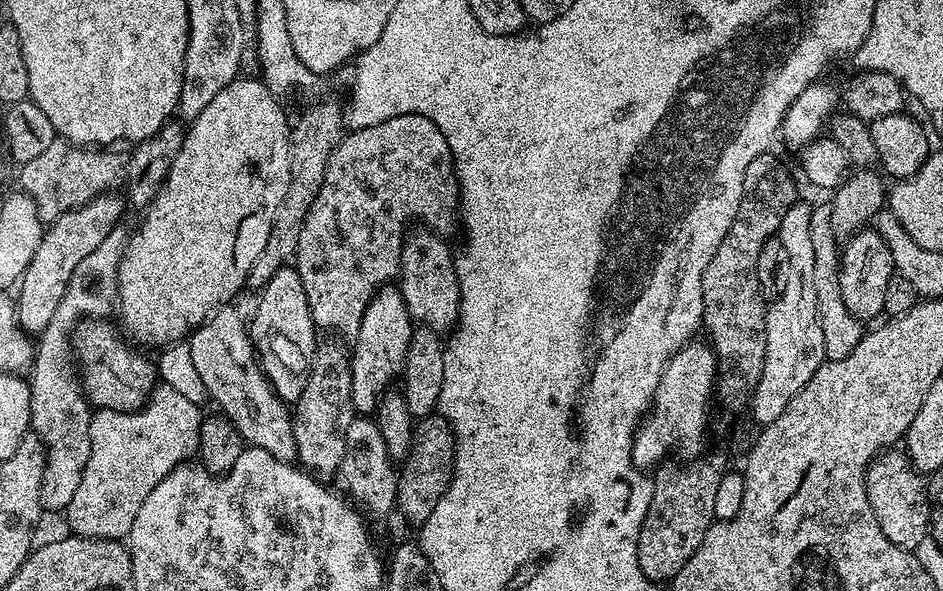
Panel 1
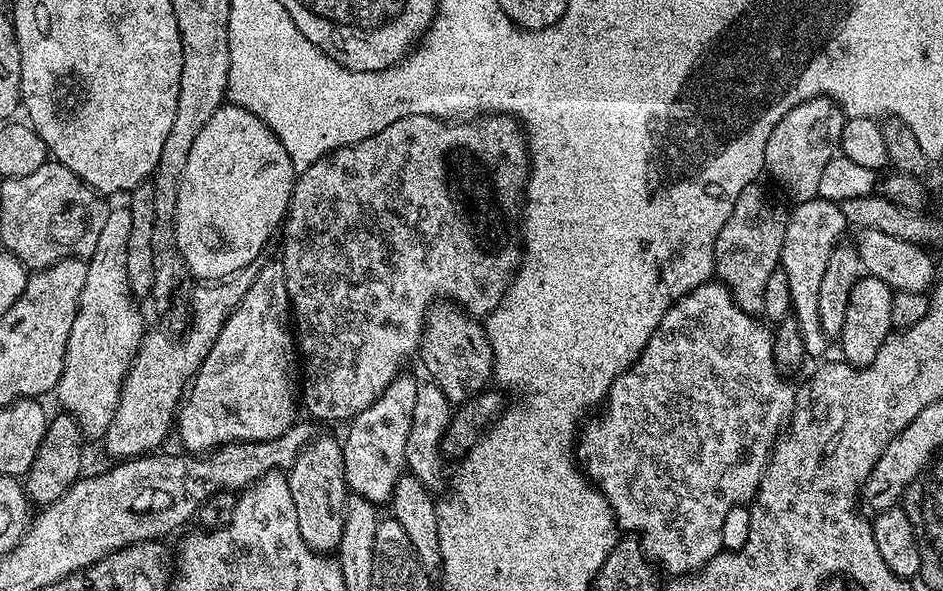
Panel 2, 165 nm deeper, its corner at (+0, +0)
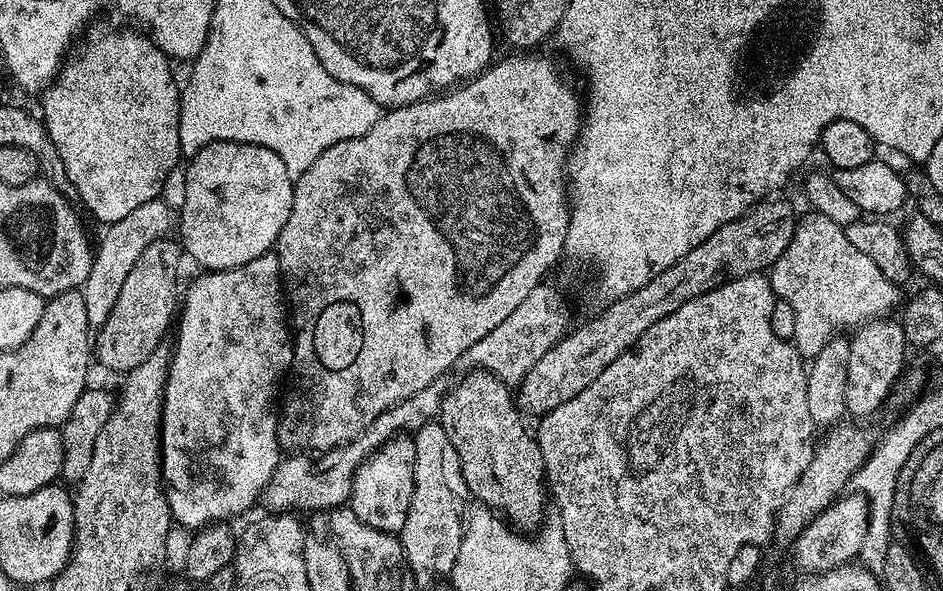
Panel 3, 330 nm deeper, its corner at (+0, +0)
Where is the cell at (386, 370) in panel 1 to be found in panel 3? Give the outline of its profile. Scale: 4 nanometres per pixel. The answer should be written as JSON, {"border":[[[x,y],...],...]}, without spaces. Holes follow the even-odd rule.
{"border":[[[401,434],[388,440],[381,448],[377,448],[354,474],[352,479],[352,498],[350,507],[354,514],[376,530],[399,534],[402,526],[406,526],[406,514],[410,514],[410,498],[414,494],[414,446],[415,439],[411,435]]]}

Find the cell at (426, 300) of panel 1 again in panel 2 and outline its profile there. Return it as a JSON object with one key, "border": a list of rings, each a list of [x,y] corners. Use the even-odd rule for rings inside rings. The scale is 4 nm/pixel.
{"border":[[[437,302],[428,309],[418,360],[428,371],[427,379],[446,394],[453,406],[463,404],[472,396],[479,396],[493,379],[492,347],[487,327],[477,317],[468,315],[460,305],[451,302]]]}

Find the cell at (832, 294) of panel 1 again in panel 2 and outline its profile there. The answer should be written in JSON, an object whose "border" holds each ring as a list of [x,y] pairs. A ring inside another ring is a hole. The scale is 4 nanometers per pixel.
{"border":[[[817,198],[797,203],[793,208],[788,212],[786,238],[782,242],[779,267],[786,274],[786,282],[790,282],[790,312],[798,322],[804,351],[809,357],[820,356],[830,348],[830,341],[822,334],[822,326],[818,322],[818,289],[822,286],[822,274],[826,274],[826,262],[830,262],[830,254],[841,243],[843,236],[840,235],[849,225],[839,204],[835,204],[833,200]]]}

